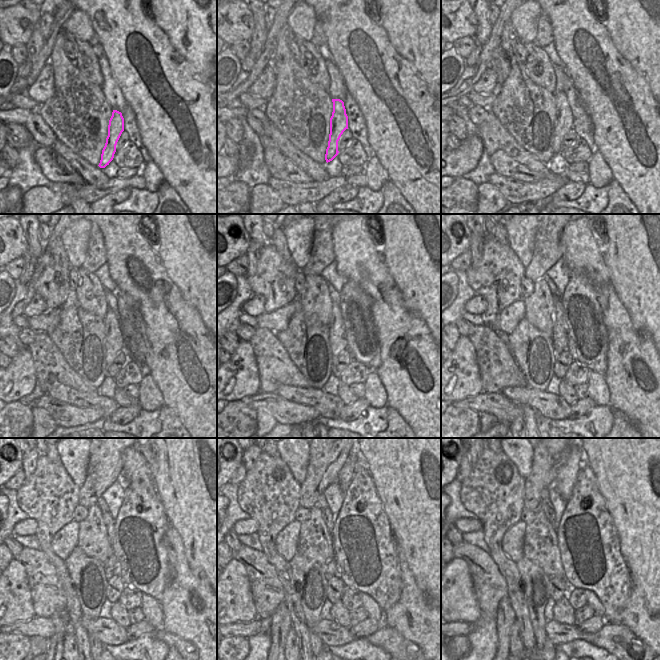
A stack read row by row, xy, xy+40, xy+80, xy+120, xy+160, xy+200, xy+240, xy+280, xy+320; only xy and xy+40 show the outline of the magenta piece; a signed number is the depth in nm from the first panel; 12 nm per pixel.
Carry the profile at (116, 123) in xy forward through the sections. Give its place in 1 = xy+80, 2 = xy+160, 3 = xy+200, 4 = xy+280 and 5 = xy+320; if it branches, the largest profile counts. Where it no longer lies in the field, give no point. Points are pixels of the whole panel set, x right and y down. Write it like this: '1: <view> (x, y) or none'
1: xy+80 (563, 123)
2: xy+160 (337, 339)
3: xy+200 (560, 340)
4: xy+280 (326, 513)
5: xy+320 (546, 506)

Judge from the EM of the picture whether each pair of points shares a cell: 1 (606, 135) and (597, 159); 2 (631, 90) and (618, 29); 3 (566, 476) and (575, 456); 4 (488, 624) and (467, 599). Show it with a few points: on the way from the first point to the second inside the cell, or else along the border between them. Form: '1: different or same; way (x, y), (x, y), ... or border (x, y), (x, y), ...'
1: different; border (597, 150), (611, 170), (611, 173)
2: different; border (611, 38), (618, 52), (641, 74)
3: same; way (569, 471), (574, 461)
4: different; border (480, 616), (473, 623)

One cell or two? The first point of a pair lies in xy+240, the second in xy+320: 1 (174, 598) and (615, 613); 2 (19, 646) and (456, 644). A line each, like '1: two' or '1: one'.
1: two
2: one

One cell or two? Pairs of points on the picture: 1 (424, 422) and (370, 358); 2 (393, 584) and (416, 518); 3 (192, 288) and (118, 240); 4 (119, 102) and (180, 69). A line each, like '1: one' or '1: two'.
1: two
2: two
3: two
4: two

